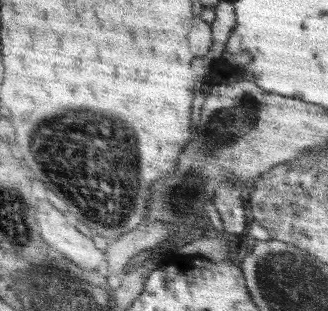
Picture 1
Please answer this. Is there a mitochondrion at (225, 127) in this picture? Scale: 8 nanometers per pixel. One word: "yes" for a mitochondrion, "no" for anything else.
yes

